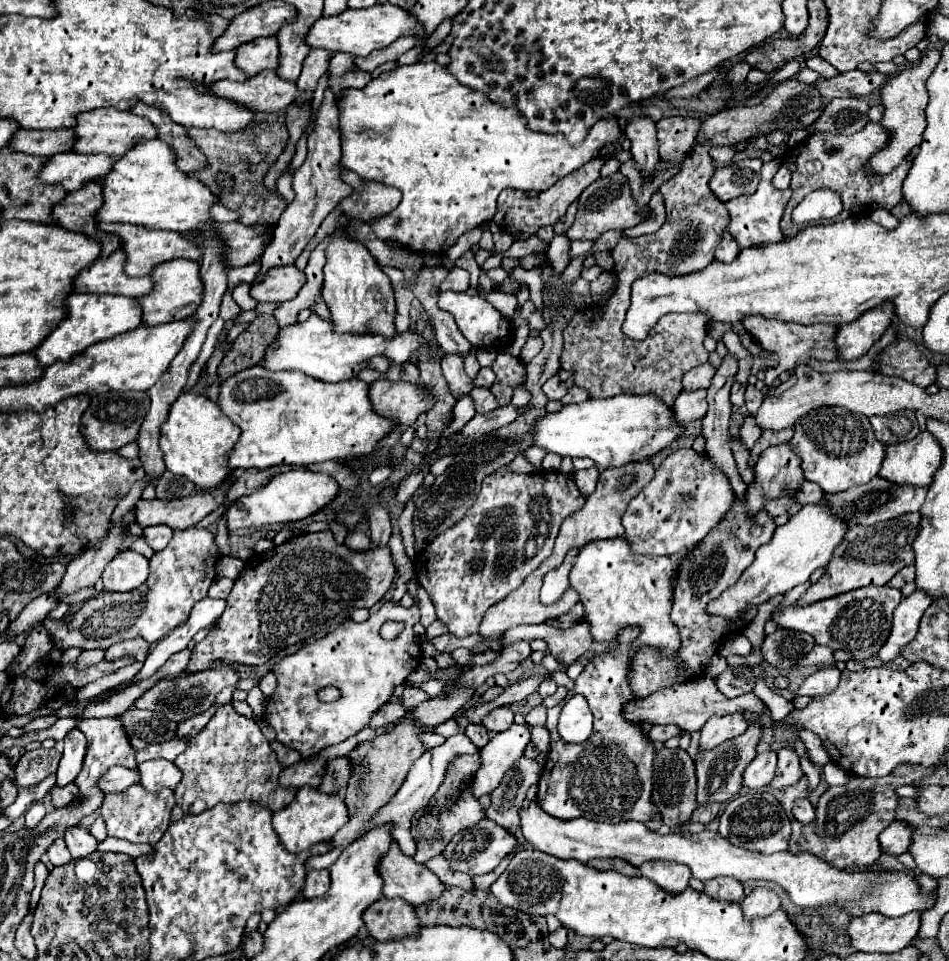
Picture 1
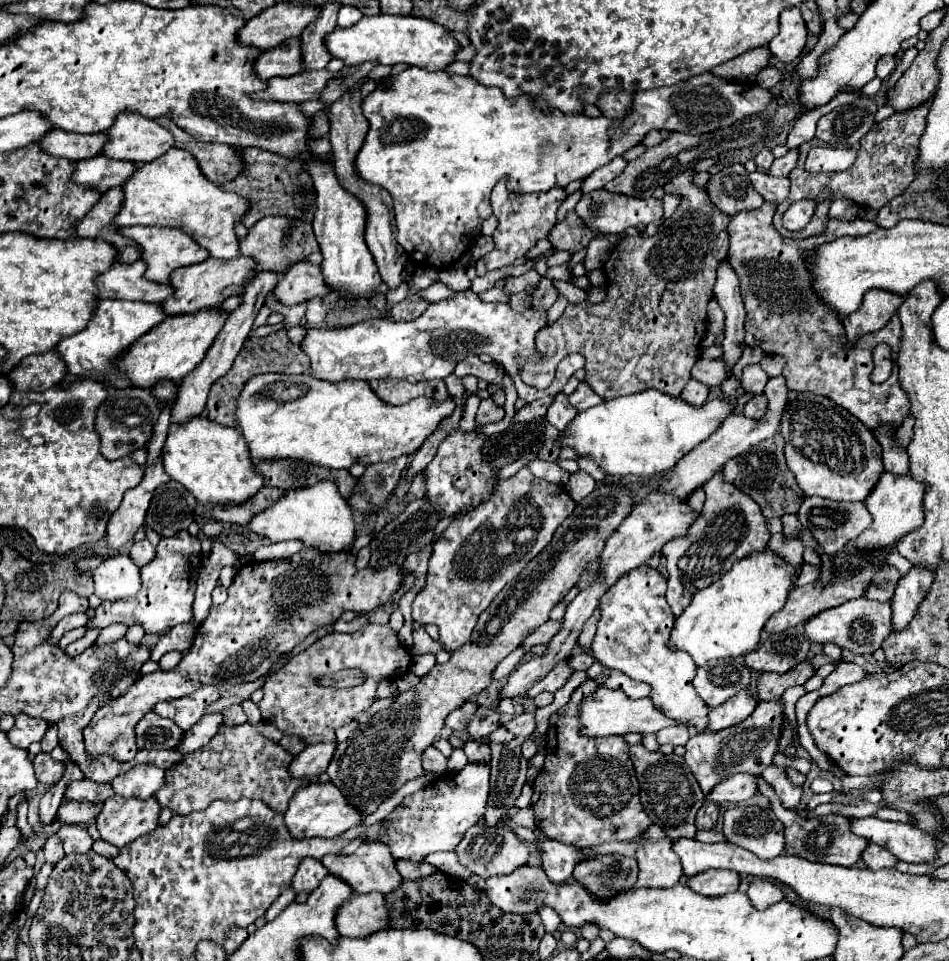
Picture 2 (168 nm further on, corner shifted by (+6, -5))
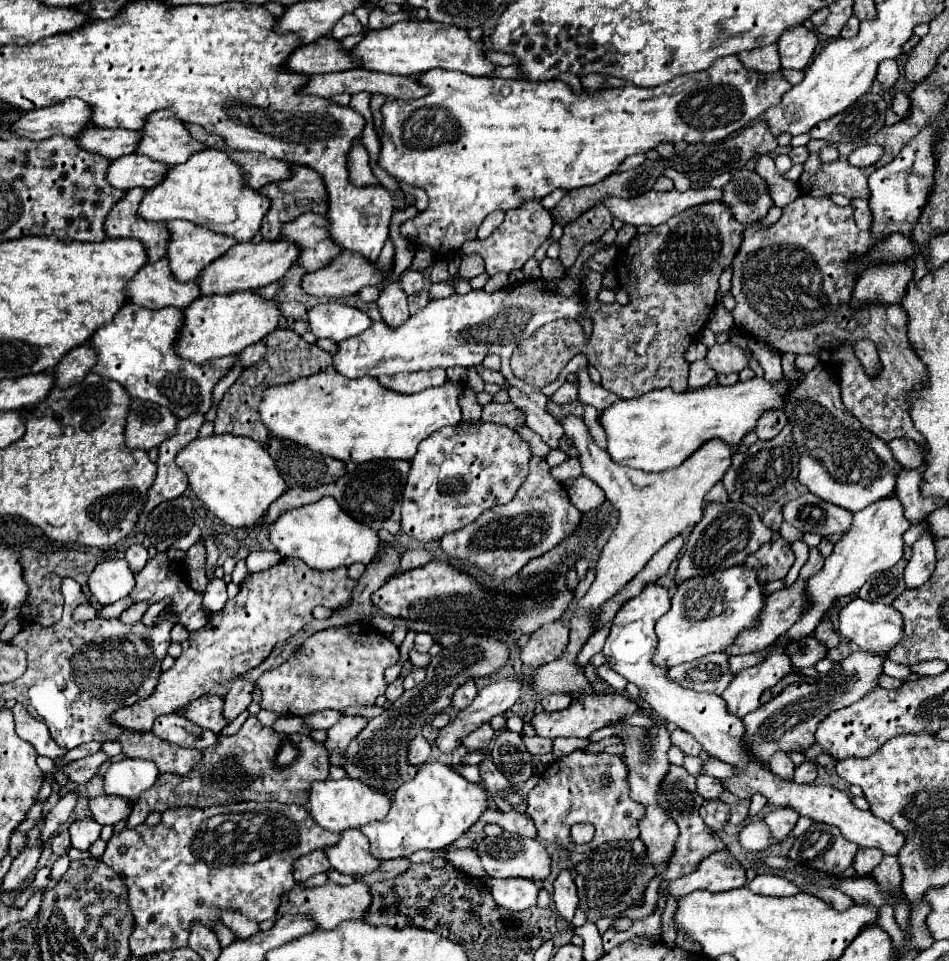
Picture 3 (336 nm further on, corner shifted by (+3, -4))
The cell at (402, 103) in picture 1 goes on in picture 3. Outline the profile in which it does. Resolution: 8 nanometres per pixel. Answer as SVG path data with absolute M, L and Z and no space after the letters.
M737 55L723 57L701 73L675 77L657 87L625 85L595 95L585 91L573 93L563 81L529 83L517 79L471 77L467 73L443 69L423 73L417 81L427 85L427 95L415 101L387 101L381 107L383 135L377 165L393 179L419 187L429 195L427 209L401 223L399 231L415 249L429 249L441 257L457 255L465 241L477 239L479 225L497 209L507 211L519 207L525 199L543 199L557 187L577 189L593 185L617 171L625 157L647 153L661 141L713 143L725 139L759 119L769 107L779 105L781 97L791 89L791 83L781 77L781 71L747 71Z

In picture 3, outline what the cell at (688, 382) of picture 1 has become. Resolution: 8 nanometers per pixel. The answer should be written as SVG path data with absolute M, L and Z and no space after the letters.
M729 341L723 345L715 343L705 359L715 373L739 373L747 367L747 357L743 355L743 351Z

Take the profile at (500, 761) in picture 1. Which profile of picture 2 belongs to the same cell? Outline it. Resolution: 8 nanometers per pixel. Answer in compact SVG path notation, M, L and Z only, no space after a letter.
M466 764L464 770L452 774L452 776L444 776L438 782L432 782L428 786L424 786L422 790L406 796L384 820L382 828L380 828L380 842L384 842L394 858L408 858L408 860L424 860L428 854L432 852L442 852L442 850L454 850L460 840L464 838L466 830L472 828L486 812L486 804L488 804L488 778L490 778L490 770L488 766L476 766L476 764Z

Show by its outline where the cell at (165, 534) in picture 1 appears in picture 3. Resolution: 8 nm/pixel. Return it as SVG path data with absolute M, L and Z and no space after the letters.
M131 545L131 547L127 549L125 559L127 559L131 571L133 571L133 573L139 573L139 571L147 565L147 561L149 561L149 551L147 551L143 545Z

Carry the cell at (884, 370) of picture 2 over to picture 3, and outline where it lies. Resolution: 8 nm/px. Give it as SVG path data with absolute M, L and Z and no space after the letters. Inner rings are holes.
M861 339L857 345L855 345L855 355L859 357L863 369L867 375L871 377L877 377L881 373L881 361L879 361L879 355L877 355L877 347L873 341L867 341L867 339ZM875 369L879 369L879 373L875 373Z

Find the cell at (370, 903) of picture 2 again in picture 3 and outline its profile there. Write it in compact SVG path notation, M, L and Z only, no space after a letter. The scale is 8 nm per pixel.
M355 881L347 887L325 883L323 887L303 889L301 885L295 885L287 895L283 895L283 903L279 911L281 913L307 913L307 915L311 913L311 917L321 929L335 929L343 921L363 921L363 917L367 915L367 907L371 907L369 887L363 881Z

